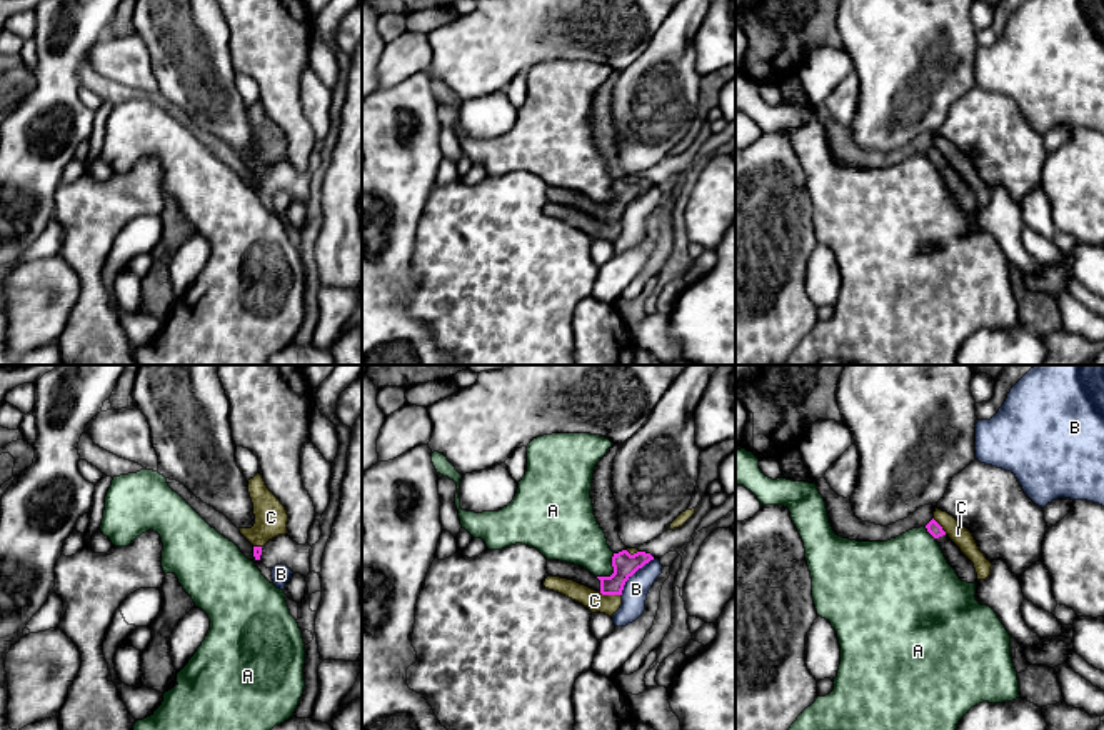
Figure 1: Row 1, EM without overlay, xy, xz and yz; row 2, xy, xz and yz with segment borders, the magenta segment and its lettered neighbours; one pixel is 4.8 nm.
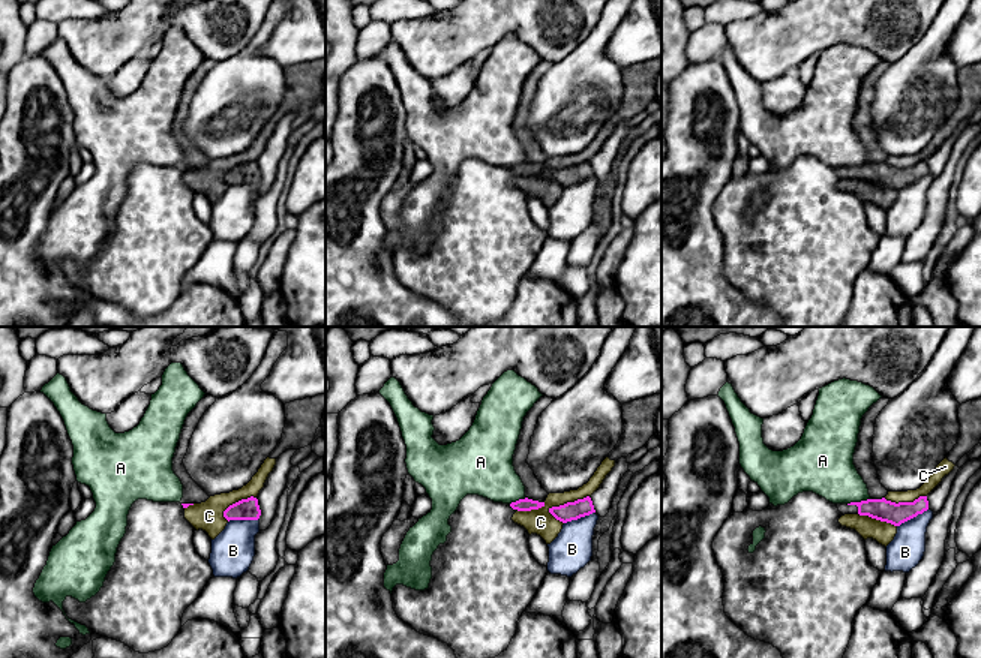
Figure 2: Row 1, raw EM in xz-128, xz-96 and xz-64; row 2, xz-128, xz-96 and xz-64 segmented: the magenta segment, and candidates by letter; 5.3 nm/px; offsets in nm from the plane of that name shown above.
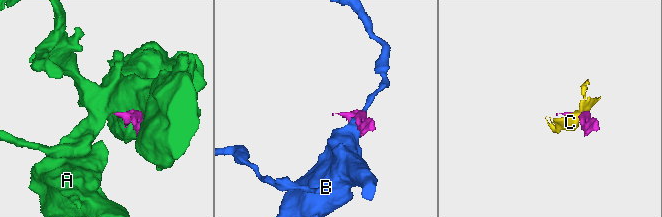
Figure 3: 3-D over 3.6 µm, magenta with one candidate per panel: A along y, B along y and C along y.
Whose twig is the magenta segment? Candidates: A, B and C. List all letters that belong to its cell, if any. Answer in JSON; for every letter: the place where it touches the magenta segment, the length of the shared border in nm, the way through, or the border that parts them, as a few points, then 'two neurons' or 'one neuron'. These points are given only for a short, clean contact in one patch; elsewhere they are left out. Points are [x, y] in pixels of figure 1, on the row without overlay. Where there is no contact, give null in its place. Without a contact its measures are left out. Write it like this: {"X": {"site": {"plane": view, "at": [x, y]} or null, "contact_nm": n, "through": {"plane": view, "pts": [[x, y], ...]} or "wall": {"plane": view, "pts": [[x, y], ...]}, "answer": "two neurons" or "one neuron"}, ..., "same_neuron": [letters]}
{"A": {"site": {"plane": "xz", "at": [614, 197]}, "contact_nm": 150, "answer": "two neurons"}, "B": {"site": {"plane": "xz", "at": [634, 199]}, "contact_nm": 240, "answer": "two neurons"}, "C": {"site": {"plane": "xz", "at": [611, 220]}, "contact_nm": 110, "answer": "two neurons"}, "same_neuron": []}

